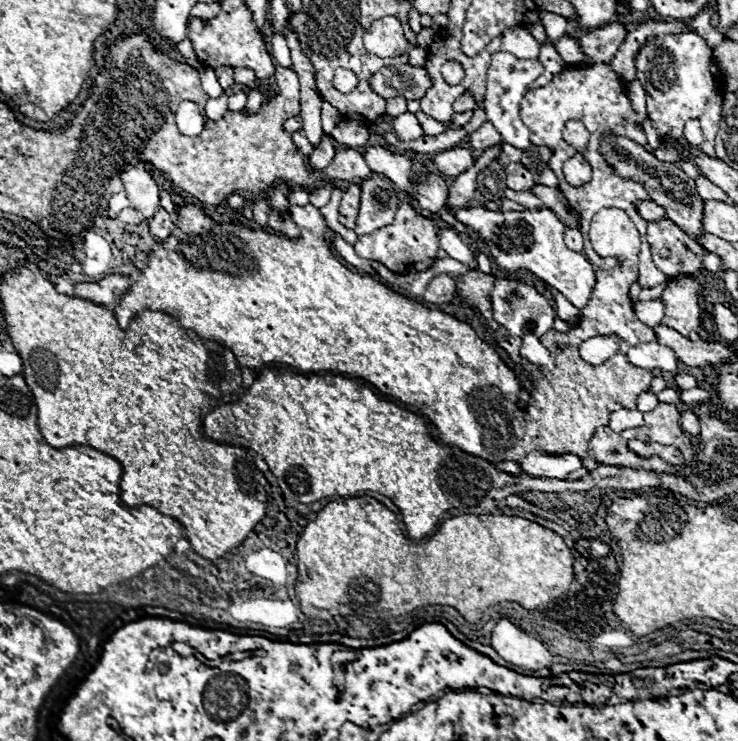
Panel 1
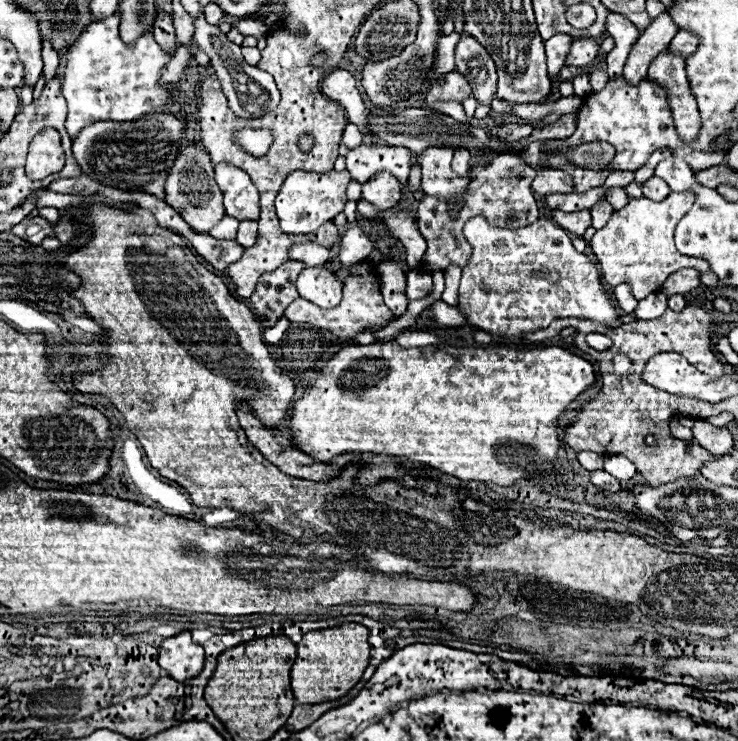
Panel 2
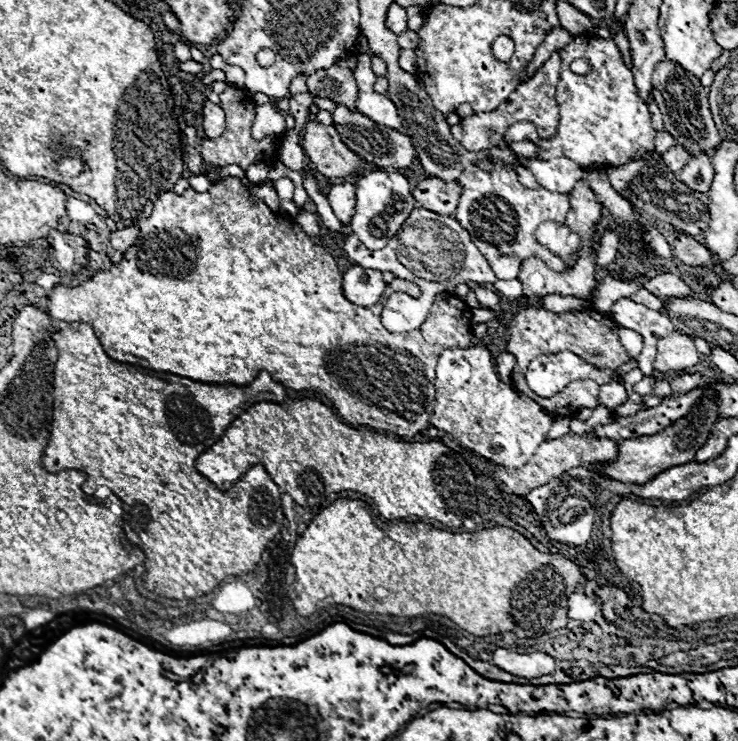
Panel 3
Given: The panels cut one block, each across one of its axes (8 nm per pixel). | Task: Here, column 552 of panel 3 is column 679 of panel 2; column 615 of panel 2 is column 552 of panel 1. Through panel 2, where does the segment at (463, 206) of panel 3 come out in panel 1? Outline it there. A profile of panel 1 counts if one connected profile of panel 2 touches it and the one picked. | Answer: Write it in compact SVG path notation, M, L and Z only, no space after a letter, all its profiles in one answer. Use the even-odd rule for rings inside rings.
M466 208L454 214L458 222L466 224L480 234L482 246L496 260L498 268L506 274L518 270L530 270L556 288L576 308L584 308L590 298L590 290L596 284L594 266L582 252L574 252L564 244L564 224L548 208L526 212L490 212L486 208Z

